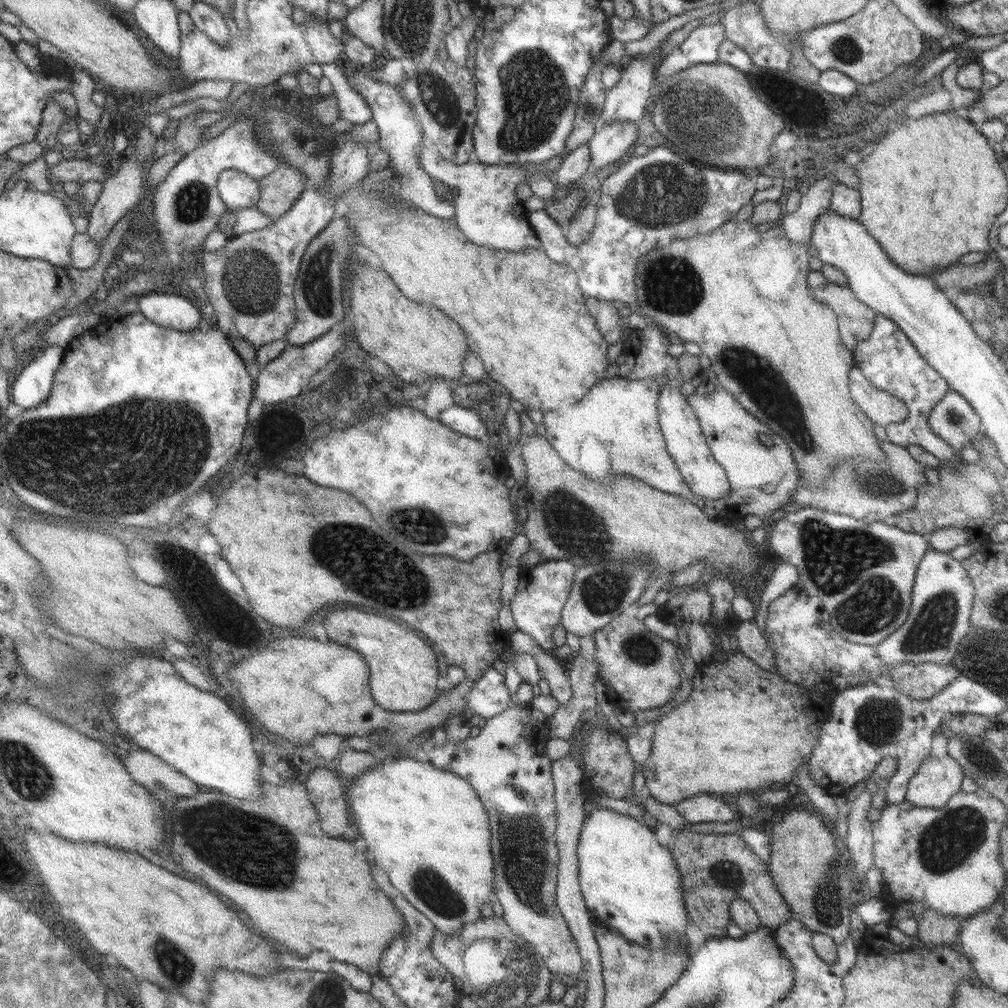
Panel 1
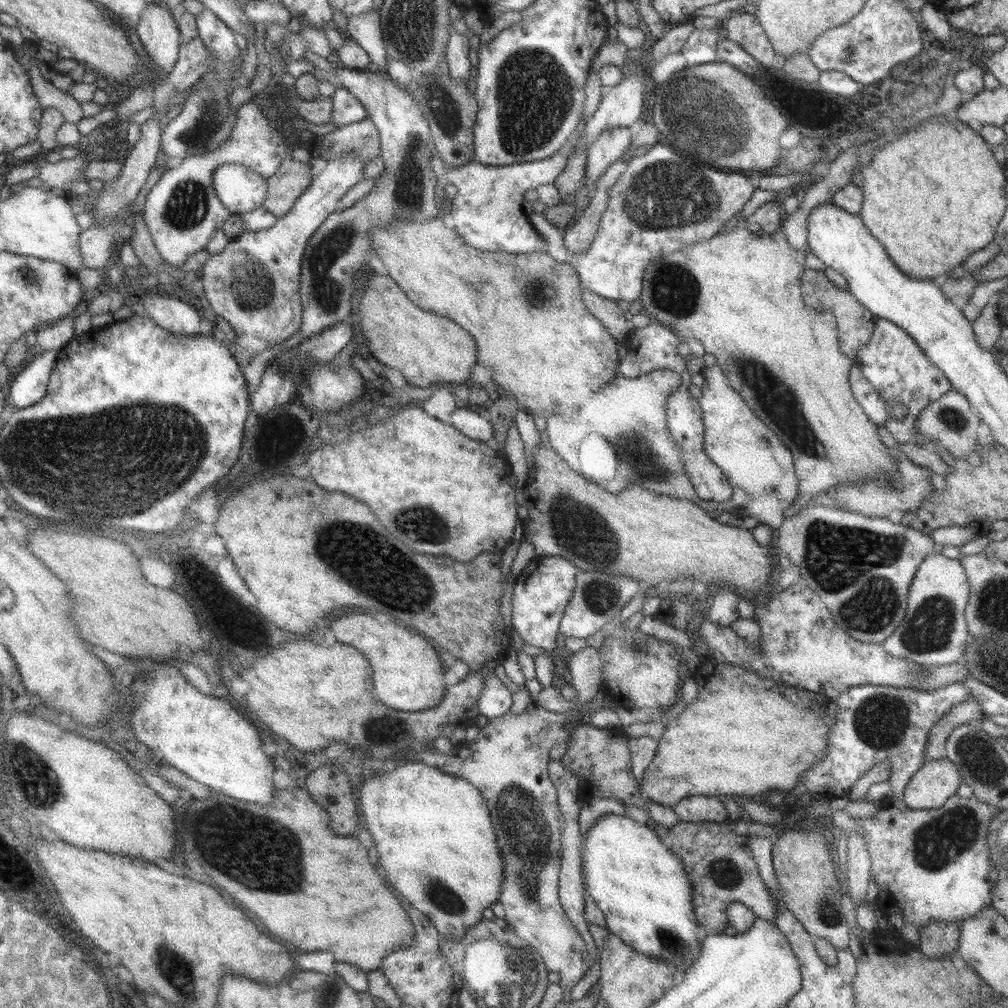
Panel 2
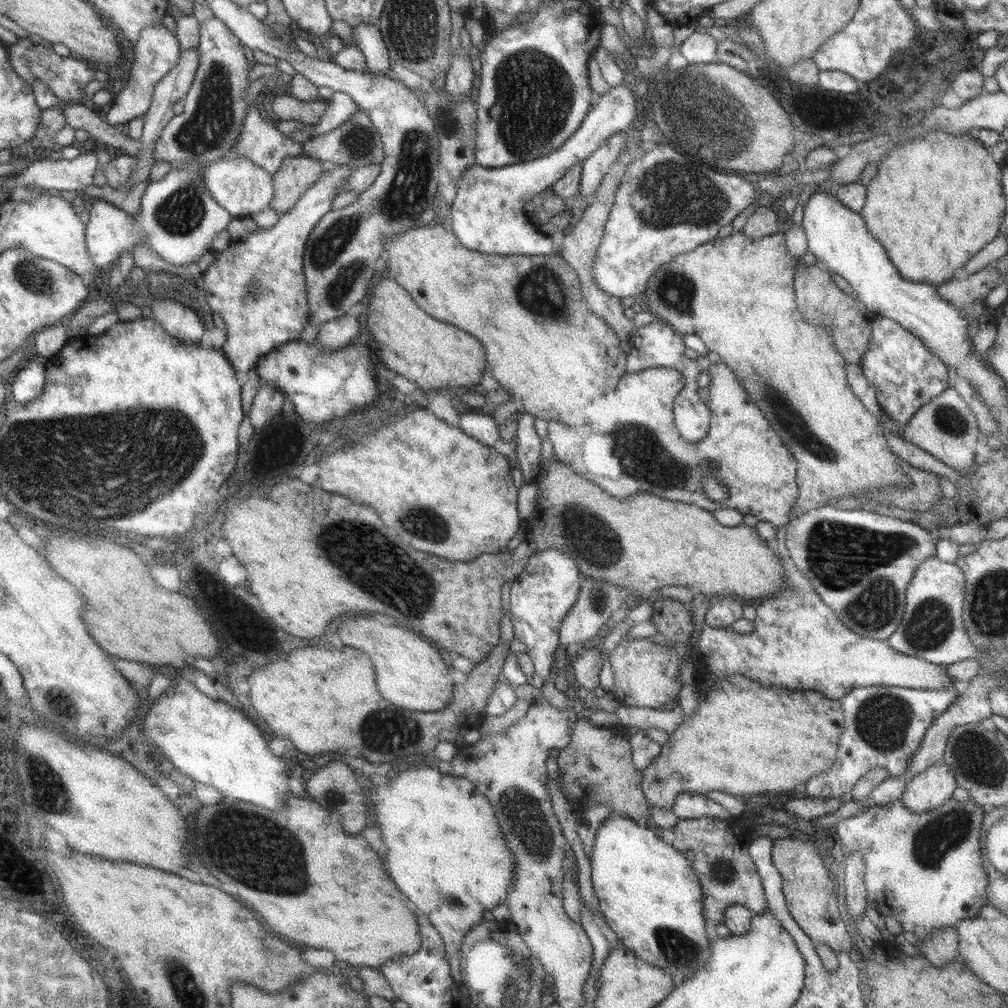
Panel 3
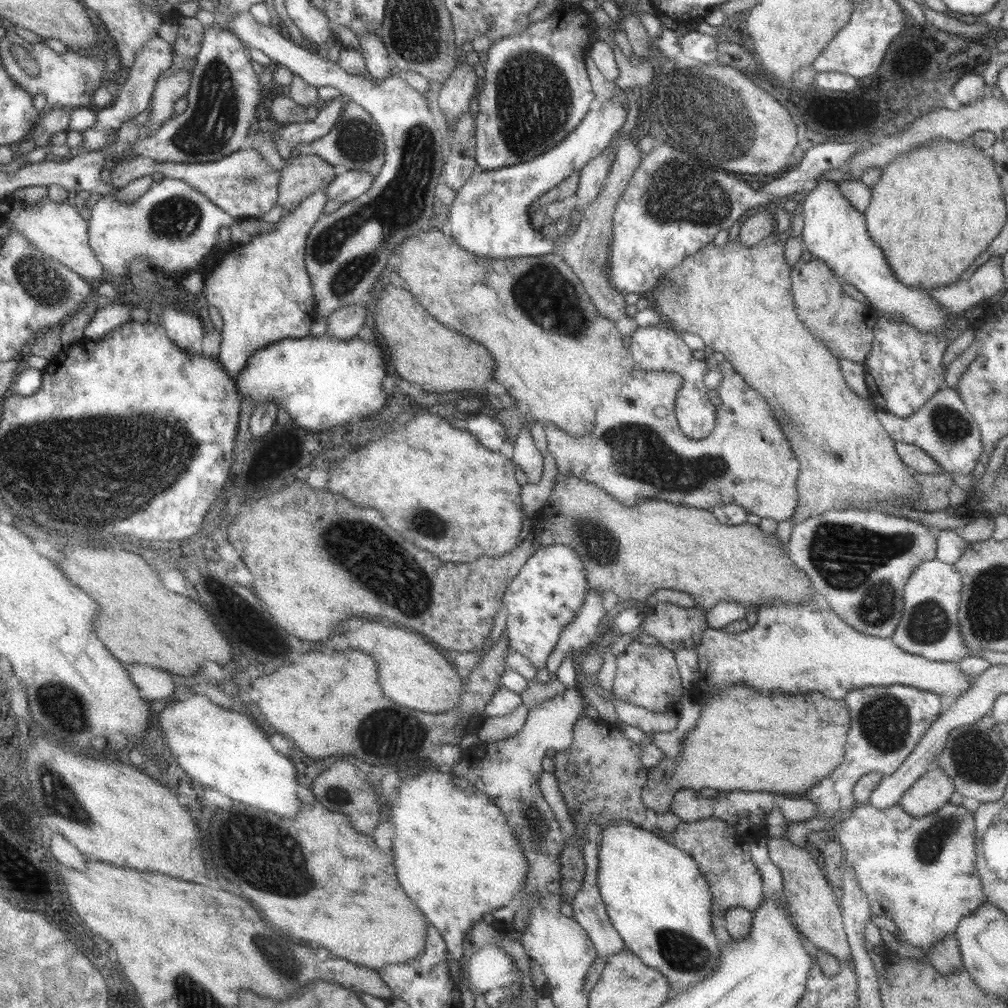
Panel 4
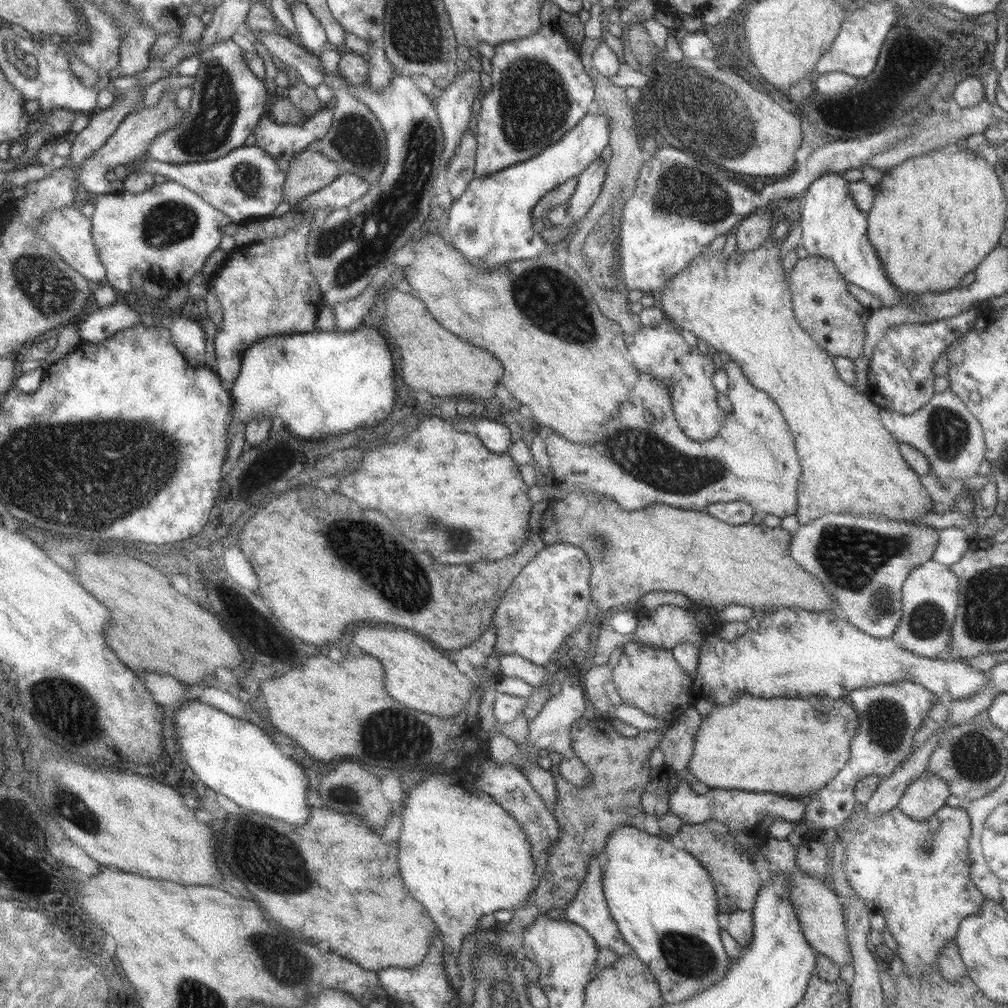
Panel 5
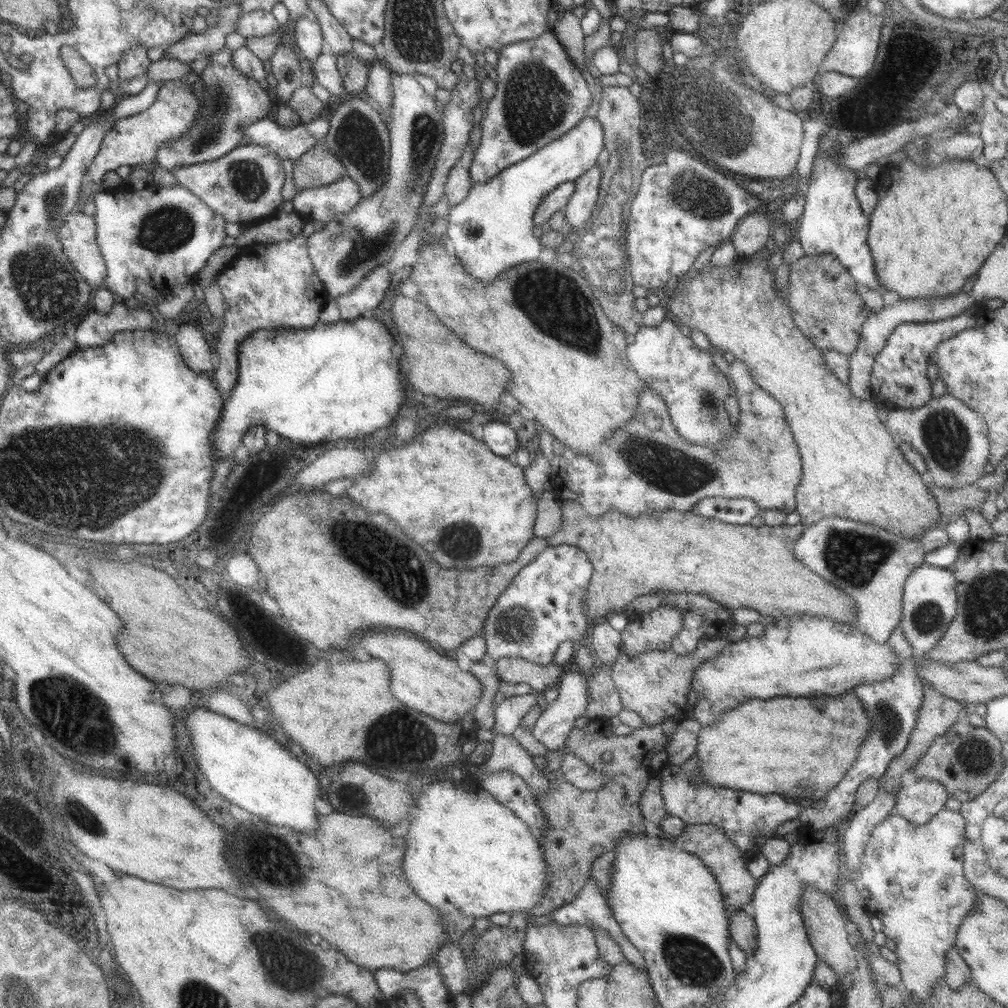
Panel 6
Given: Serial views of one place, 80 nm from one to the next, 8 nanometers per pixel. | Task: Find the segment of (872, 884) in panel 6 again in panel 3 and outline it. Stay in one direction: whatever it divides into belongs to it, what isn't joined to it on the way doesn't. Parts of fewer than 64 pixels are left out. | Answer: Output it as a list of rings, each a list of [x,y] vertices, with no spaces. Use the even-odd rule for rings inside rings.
[[[900,798],[883,806],[868,803],[858,814],[833,825],[832,842],[839,844],[846,854],[860,854],[864,864],[866,902],[873,904],[881,916],[893,916],[898,920],[902,933],[918,944],[930,932],[955,926],[962,918],[973,918],[983,905],[989,904],[988,873],[983,870],[985,856],[979,847],[983,815],[983,807],[969,799],[956,801],[950,798],[939,808],[919,814],[907,810]]]

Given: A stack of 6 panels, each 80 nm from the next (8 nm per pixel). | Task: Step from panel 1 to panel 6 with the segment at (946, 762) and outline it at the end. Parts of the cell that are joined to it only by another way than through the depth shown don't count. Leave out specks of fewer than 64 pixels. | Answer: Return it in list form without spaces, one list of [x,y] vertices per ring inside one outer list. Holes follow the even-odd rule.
[[[916,779],[915,783],[900,787],[896,792],[893,811],[913,824],[925,824],[944,808],[948,794],[935,780]]]

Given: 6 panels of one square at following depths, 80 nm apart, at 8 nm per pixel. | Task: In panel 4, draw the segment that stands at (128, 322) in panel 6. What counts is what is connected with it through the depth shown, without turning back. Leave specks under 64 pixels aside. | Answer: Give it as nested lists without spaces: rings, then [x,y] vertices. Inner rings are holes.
[[[102,302],[91,322],[88,322],[84,333],[87,338],[98,342],[105,338],[109,332],[113,332],[131,321],[133,321],[133,316],[131,316],[129,306],[119,304],[119,302],[114,304]]]

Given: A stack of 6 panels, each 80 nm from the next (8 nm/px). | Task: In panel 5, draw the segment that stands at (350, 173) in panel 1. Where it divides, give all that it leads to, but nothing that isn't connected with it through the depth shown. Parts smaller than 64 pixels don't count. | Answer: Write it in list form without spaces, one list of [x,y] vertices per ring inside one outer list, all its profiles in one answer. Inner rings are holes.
[[[308,206],[295,209],[300,214],[301,223],[283,236],[259,240],[251,246],[243,246],[232,252],[226,264],[209,282],[209,287],[219,297],[224,308],[224,322],[216,336],[217,372],[227,390],[233,390],[242,370],[243,355],[246,348],[262,338],[278,335],[311,332],[315,328],[317,310],[321,306],[321,291],[316,282],[310,263],[306,257],[306,244],[312,230],[313,210]]]

